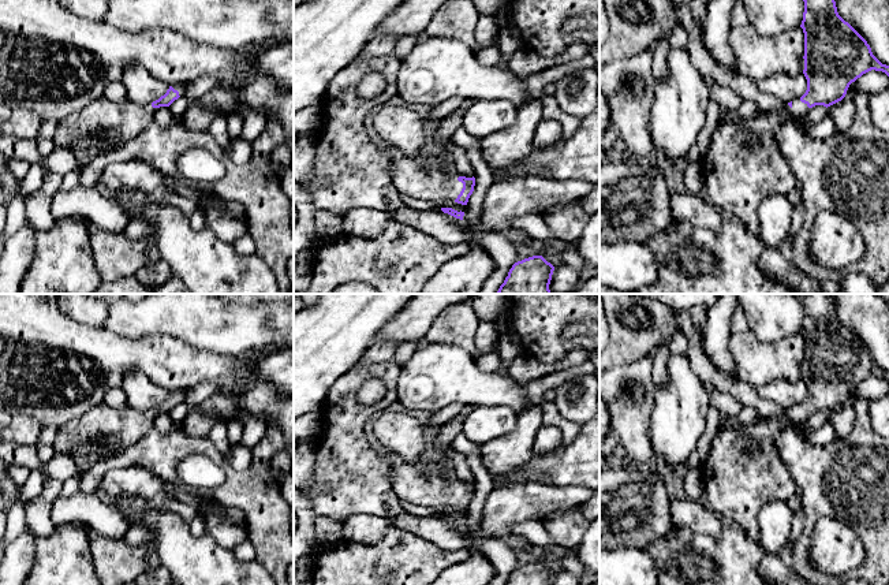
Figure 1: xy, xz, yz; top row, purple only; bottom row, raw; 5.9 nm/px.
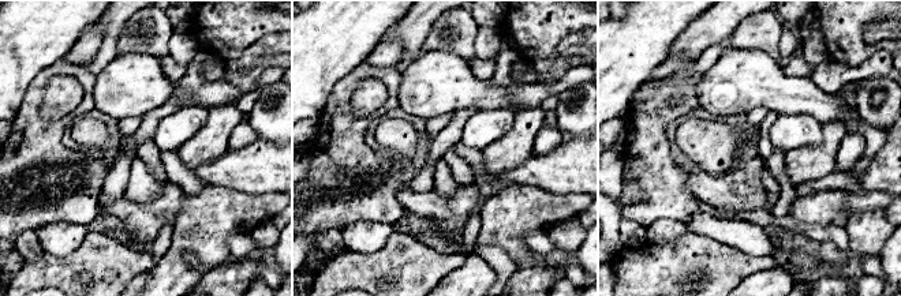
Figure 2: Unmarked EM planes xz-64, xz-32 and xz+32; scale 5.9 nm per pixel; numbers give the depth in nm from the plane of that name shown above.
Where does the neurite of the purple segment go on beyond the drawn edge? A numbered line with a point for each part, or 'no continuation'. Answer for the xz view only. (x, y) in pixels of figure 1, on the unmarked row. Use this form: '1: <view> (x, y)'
1: xz (440, 491)

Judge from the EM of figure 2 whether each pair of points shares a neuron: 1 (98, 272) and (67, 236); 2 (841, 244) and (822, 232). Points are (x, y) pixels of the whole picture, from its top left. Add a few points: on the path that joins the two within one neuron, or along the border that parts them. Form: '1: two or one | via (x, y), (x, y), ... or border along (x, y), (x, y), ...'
1: two | border along (93, 227), (66, 255), (45, 254)
2: one | via (837, 240), (826, 232)

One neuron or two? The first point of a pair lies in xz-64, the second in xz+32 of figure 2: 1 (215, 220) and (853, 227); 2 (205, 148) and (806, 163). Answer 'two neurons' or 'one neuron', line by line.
1: two neurons
2: one neuron

